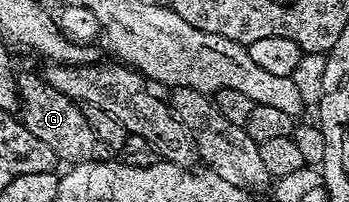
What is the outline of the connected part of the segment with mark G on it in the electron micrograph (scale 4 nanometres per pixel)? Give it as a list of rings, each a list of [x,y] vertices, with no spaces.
[[[20,72],[16,81],[16,89],[20,91],[19,115],[24,125],[38,138],[38,142],[46,142],[50,150],[54,150],[57,161],[65,165],[81,164],[82,162],[94,162],[95,160],[107,160],[110,151],[106,142],[94,132],[87,120],[85,109],[77,101],[70,99],[66,94],[54,90],[43,75],[32,72]]]

